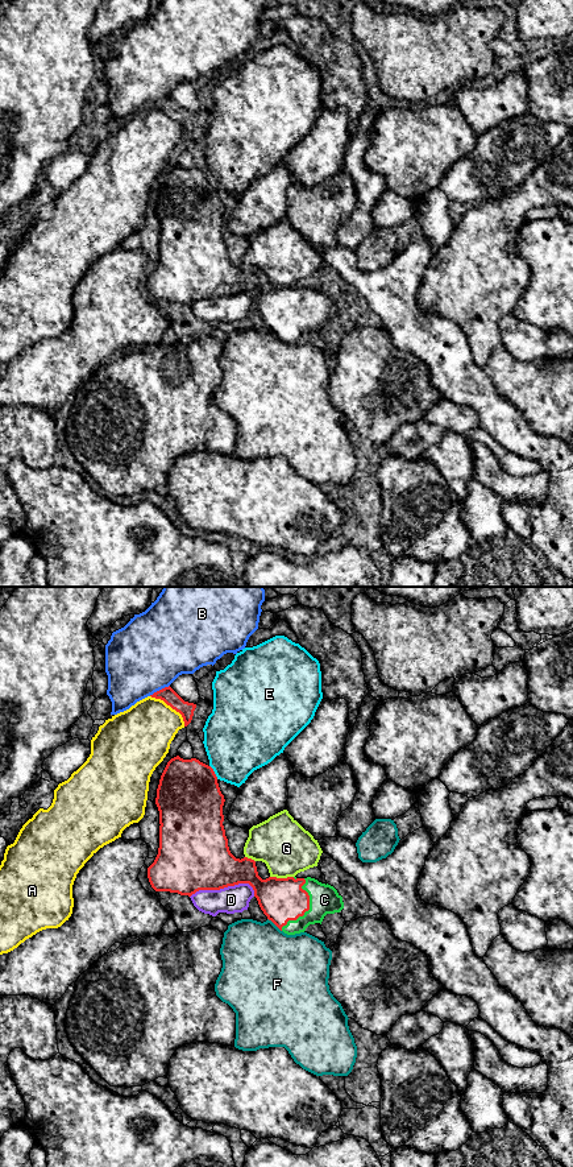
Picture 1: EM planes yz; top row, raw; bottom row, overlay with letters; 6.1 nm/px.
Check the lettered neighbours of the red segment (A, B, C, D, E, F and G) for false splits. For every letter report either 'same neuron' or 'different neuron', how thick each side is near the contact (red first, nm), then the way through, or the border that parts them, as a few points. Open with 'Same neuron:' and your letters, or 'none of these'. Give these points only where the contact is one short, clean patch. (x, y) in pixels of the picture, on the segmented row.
Same neuron: C
A: different neuron; calibres 90 and 360 nm
B: different neuron; calibres 90 and 460 nm
C: same neuron; calibres 260 and 180 nm; way yz (282, 899), (303, 903), (308, 909), (318, 899), (324, 899)
D: different neuron; calibres 420 and 170 nm
E: different neuron; calibres 400 and 420 nm
F: different neuron; calibres 260 and 460 nm
G: different neuron; calibres 260 and 320 nm

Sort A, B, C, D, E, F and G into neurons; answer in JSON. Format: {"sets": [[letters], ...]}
{"sets": [["A"], ["B"], ["C"], ["D"], ["E"], ["F"], ["G"]]}

